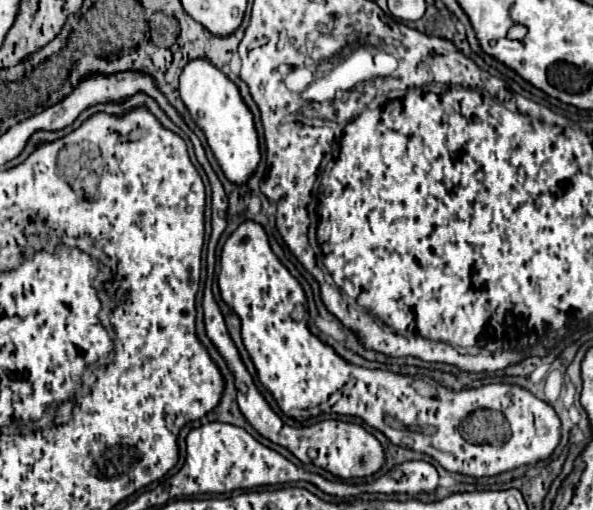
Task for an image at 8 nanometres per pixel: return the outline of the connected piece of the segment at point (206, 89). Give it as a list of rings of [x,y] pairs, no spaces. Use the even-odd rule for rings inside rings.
[[[194,58],[180,74],[180,98],[184,100],[196,124],[204,130],[208,146],[212,148],[226,178],[236,184],[244,184],[260,162],[260,150],[254,116],[244,104],[238,86],[206,58]]]

